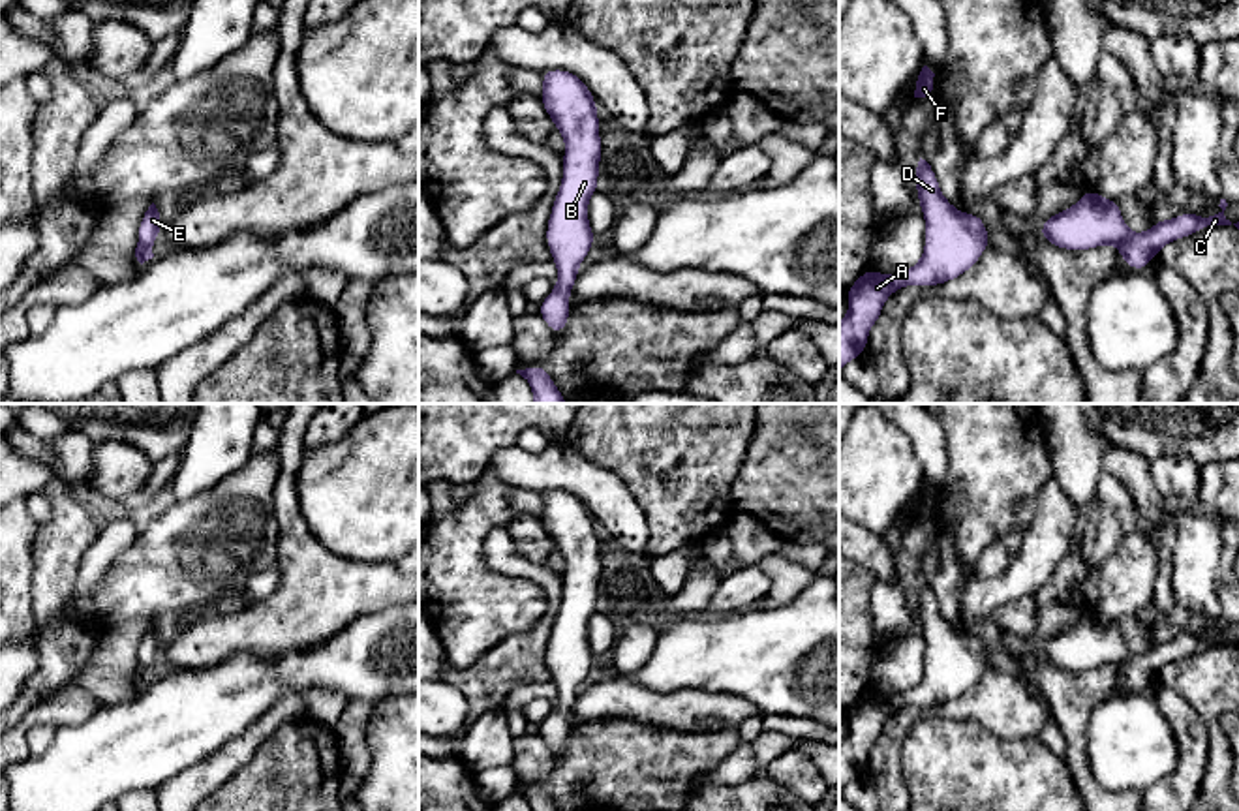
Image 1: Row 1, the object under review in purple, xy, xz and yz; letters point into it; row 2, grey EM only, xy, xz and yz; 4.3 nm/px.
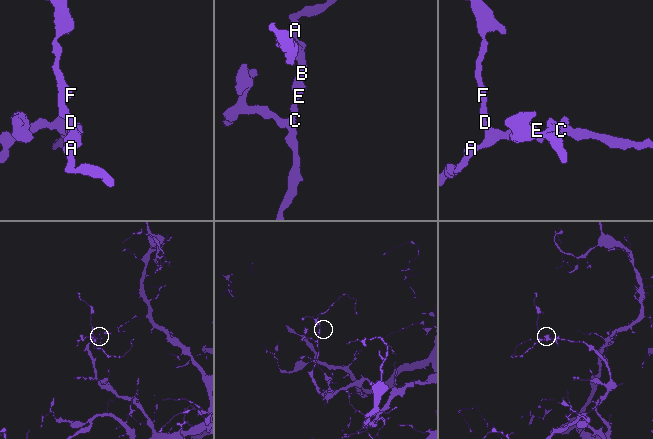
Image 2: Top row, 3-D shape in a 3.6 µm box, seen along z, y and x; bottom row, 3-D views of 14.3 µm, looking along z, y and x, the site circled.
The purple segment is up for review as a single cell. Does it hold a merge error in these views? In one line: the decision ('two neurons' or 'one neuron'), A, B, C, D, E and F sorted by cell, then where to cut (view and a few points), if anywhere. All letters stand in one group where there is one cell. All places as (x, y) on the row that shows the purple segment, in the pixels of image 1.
one neuron; A B C D E F; no cut

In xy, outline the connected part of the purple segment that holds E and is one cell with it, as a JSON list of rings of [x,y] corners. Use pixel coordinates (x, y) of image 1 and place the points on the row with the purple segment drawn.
[[[152,203],[145,212],[137,231],[139,242],[135,248],[135,257],[141,265],[154,257],[152,244],[156,242],[161,225],[163,225],[163,220],[160,218],[156,205]]]

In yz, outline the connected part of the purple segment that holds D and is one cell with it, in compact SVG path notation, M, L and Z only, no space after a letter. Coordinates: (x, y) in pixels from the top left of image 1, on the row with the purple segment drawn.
M922 158L916 167L916 195L925 220L924 253L912 268L899 274L884 276L869 268L845 291L849 312L839 323L839 374L849 360L865 353L867 334L892 293L905 285L931 287L959 278L991 244L984 220L956 210Z

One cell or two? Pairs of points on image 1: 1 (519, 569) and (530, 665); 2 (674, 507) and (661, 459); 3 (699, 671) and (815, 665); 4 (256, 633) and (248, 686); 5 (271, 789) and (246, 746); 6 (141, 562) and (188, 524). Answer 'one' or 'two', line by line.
1: one
2: one
3: one
4: two
5: two
6: one

